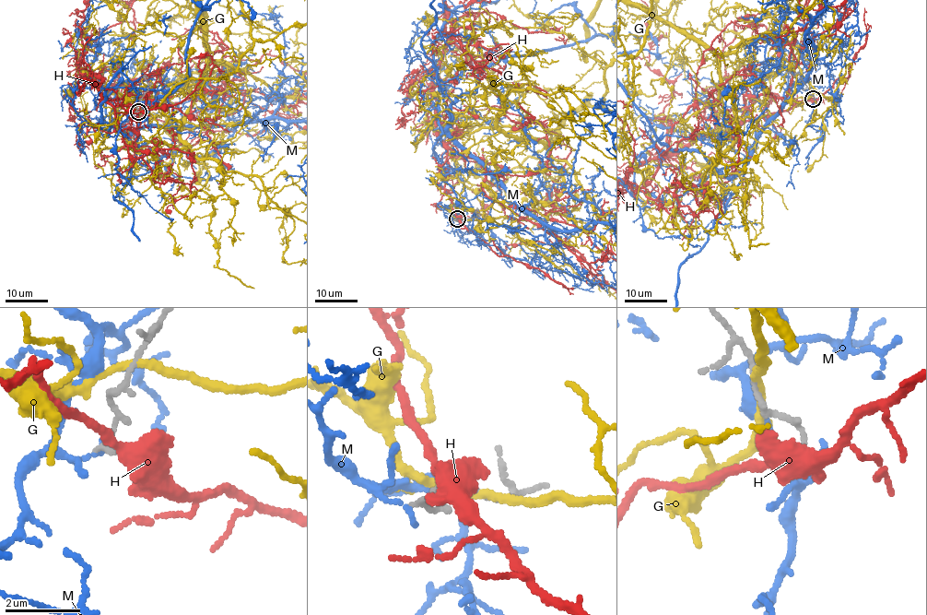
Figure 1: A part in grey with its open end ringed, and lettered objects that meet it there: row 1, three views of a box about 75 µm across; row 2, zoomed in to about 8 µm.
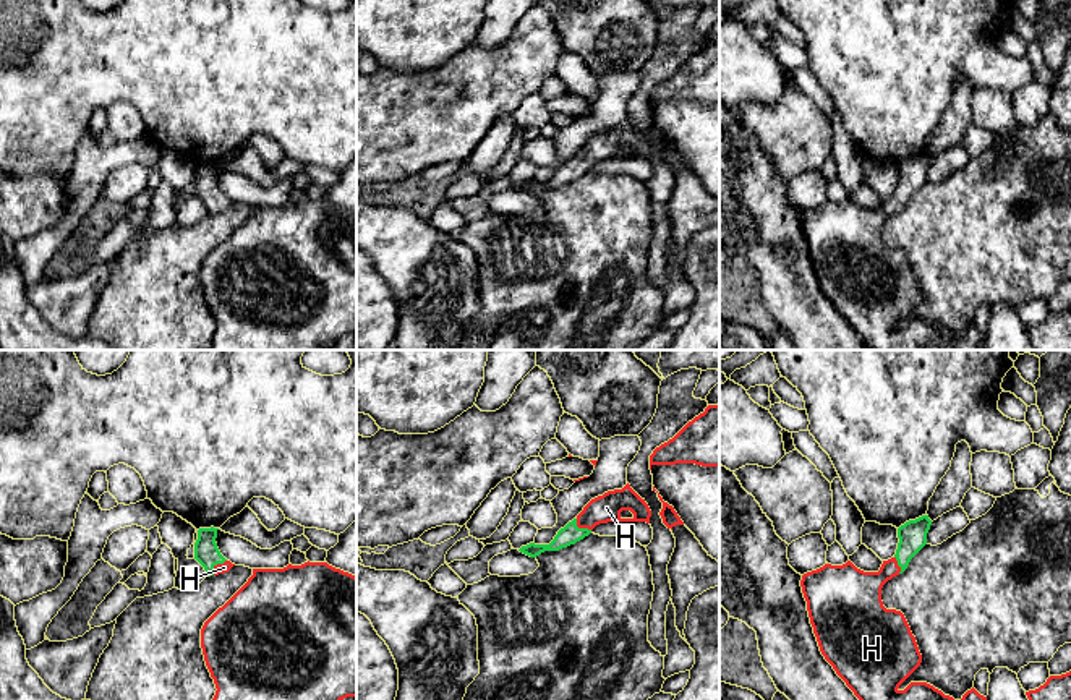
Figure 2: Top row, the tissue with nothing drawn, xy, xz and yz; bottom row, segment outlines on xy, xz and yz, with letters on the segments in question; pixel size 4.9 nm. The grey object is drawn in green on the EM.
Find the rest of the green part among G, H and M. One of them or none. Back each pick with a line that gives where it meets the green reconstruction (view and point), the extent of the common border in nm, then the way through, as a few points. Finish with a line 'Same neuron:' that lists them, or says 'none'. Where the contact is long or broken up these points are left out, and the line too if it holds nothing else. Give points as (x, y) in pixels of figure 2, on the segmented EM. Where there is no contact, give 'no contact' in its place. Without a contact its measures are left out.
H: meets green in xy at (216, 564); contact 100 nm long; runs through xy (206, 553), (216, 564), (224, 567)
Same neuron: H

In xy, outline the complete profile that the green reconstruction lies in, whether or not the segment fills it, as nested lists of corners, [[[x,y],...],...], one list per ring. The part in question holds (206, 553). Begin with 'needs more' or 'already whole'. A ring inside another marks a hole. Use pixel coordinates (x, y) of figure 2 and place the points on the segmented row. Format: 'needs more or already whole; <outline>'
needs more; [[[199,528],[194,543],[194,559],[204,567],[206,574],[219,575],[228,572],[235,564],[227,561],[215,543],[219,528]]]

